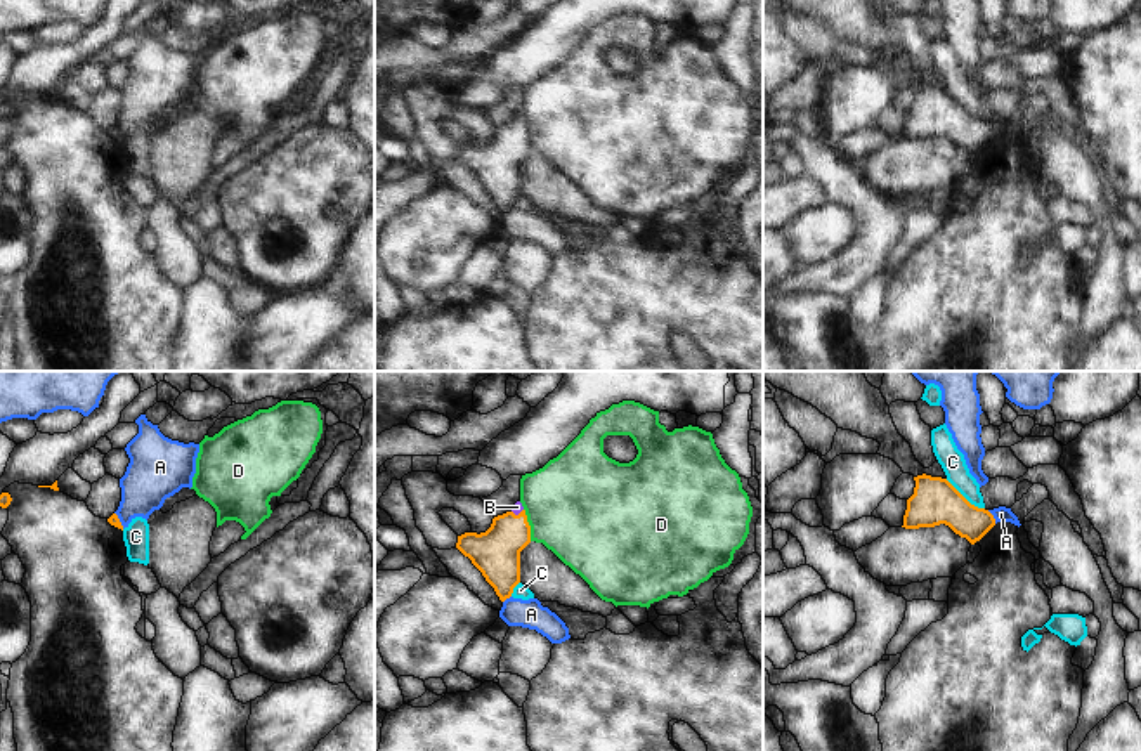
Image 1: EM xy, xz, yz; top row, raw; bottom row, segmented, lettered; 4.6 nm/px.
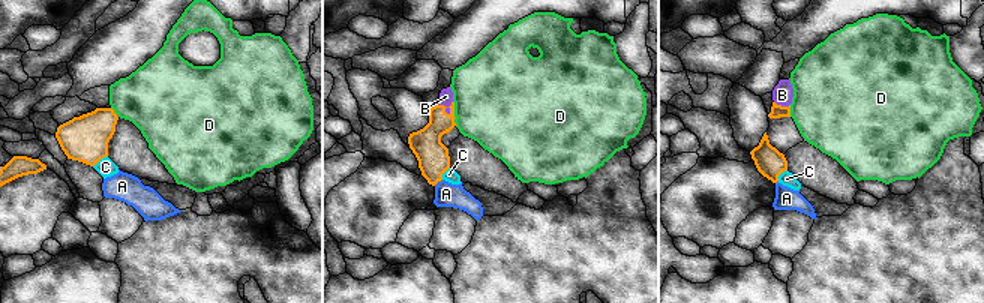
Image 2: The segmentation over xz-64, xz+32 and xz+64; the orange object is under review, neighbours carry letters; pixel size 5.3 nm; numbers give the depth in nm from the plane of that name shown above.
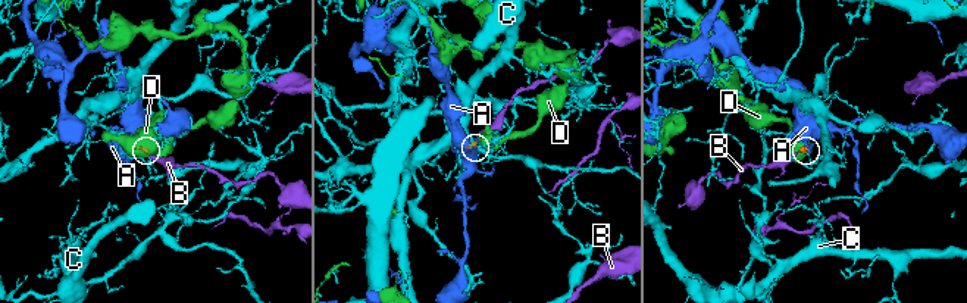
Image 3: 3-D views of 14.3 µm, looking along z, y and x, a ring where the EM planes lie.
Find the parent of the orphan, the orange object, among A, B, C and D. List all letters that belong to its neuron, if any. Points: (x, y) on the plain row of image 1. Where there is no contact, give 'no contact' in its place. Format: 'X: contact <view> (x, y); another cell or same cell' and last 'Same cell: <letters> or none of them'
A: contact yz (992, 129); another cell
B: contact xz (519, 125); same cell
C: contact yz (963, 108); another cell
D: contact xz (528, 136); another cell
Same cell: B

